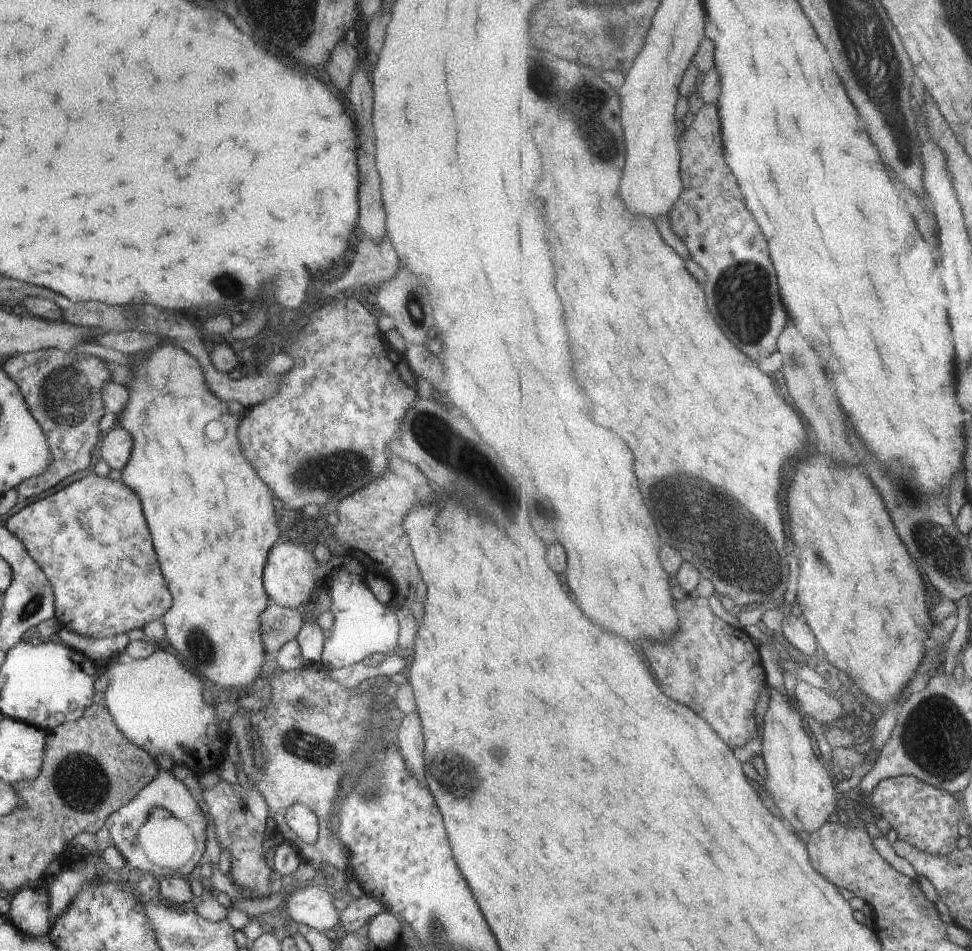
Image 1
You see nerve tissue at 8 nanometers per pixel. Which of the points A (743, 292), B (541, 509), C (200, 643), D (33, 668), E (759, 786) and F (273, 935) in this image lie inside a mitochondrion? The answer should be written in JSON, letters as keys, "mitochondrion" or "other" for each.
{"A":"mitochondrion","B":"other","C":"mitochondrion","D":"other","E":"other","F":"other"}

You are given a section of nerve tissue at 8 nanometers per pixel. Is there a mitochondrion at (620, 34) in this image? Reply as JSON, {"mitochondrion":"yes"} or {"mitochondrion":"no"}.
{"mitochondrion":"yes"}

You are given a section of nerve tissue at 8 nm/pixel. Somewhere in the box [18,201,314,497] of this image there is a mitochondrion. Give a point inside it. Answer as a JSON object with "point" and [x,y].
{"point":[67,398]}

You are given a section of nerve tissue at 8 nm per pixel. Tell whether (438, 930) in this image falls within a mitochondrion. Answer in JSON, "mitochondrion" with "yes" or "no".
{"mitochondrion":"yes"}

